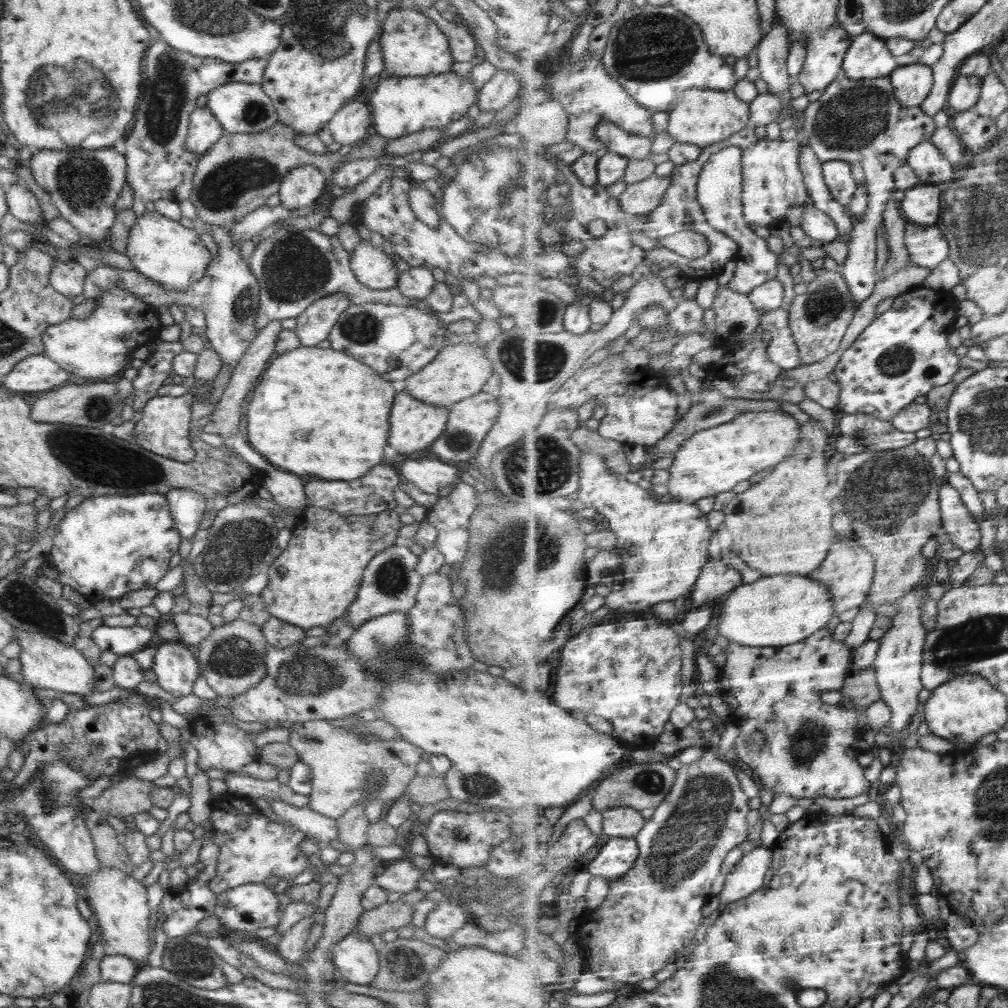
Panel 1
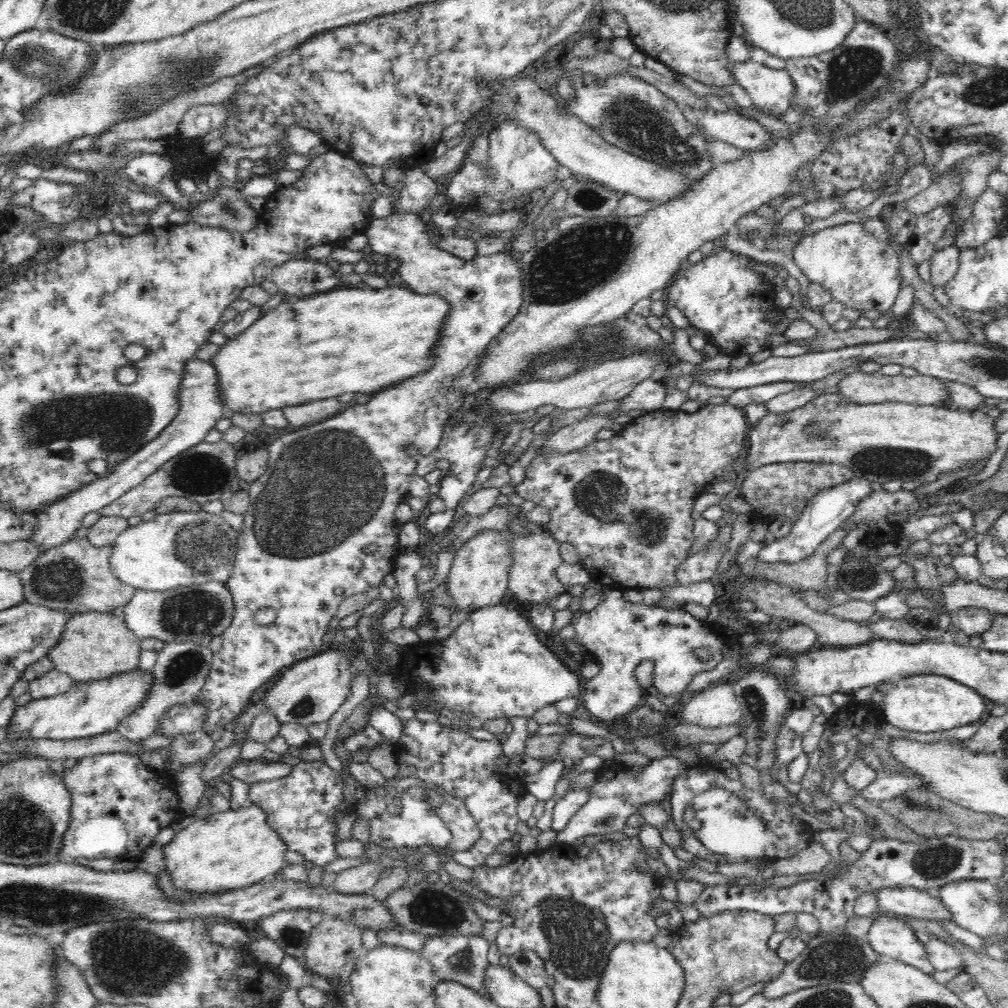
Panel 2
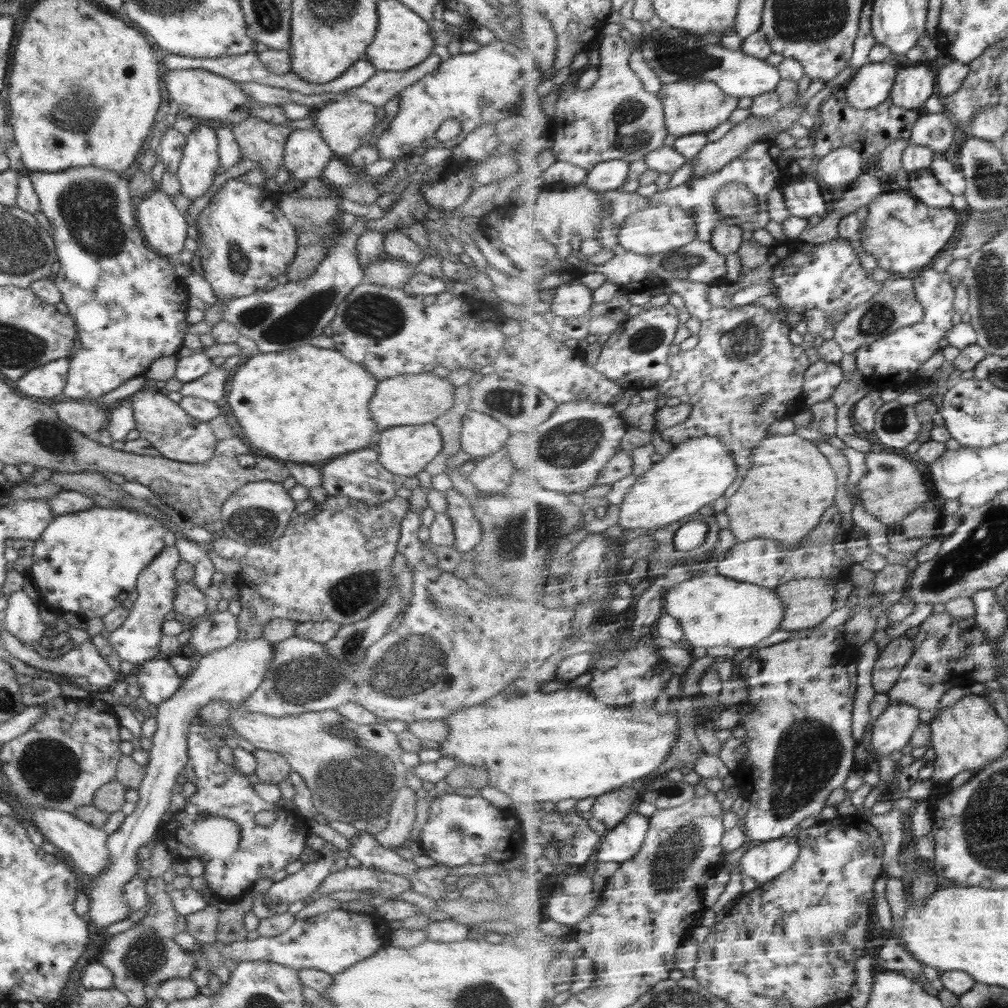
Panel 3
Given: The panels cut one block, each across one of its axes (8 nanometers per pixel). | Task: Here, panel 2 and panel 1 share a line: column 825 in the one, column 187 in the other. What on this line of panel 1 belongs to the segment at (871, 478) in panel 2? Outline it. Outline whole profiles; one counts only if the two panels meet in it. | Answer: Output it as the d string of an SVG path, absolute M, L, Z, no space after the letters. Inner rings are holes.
M190 394L173 398L168 396L156 396L152 398L143 409L142 420L135 424L133 431L134 442L142 449L153 454L170 458L177 462L190 463L194 461L196 452L191 446L191 407L199 397Z

